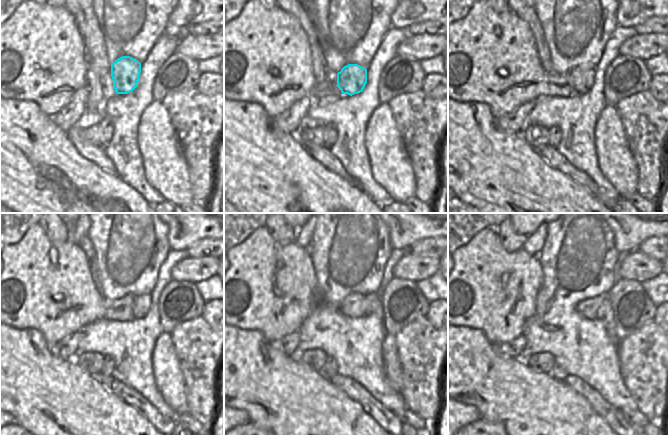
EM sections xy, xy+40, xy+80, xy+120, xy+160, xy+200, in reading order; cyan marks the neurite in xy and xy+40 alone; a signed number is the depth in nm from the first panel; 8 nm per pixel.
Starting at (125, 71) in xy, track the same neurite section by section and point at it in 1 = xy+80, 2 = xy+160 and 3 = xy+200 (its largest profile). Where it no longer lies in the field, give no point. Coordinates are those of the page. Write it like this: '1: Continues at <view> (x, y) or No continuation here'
1: Continues at xy+80 (581, 79)
2: Continues at xy+160 (373, 300)
3: Continues at xy+200 (605, 313).

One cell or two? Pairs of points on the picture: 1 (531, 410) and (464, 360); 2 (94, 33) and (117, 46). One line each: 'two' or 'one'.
1: one
2: two

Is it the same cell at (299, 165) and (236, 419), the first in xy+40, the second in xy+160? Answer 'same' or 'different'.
different

